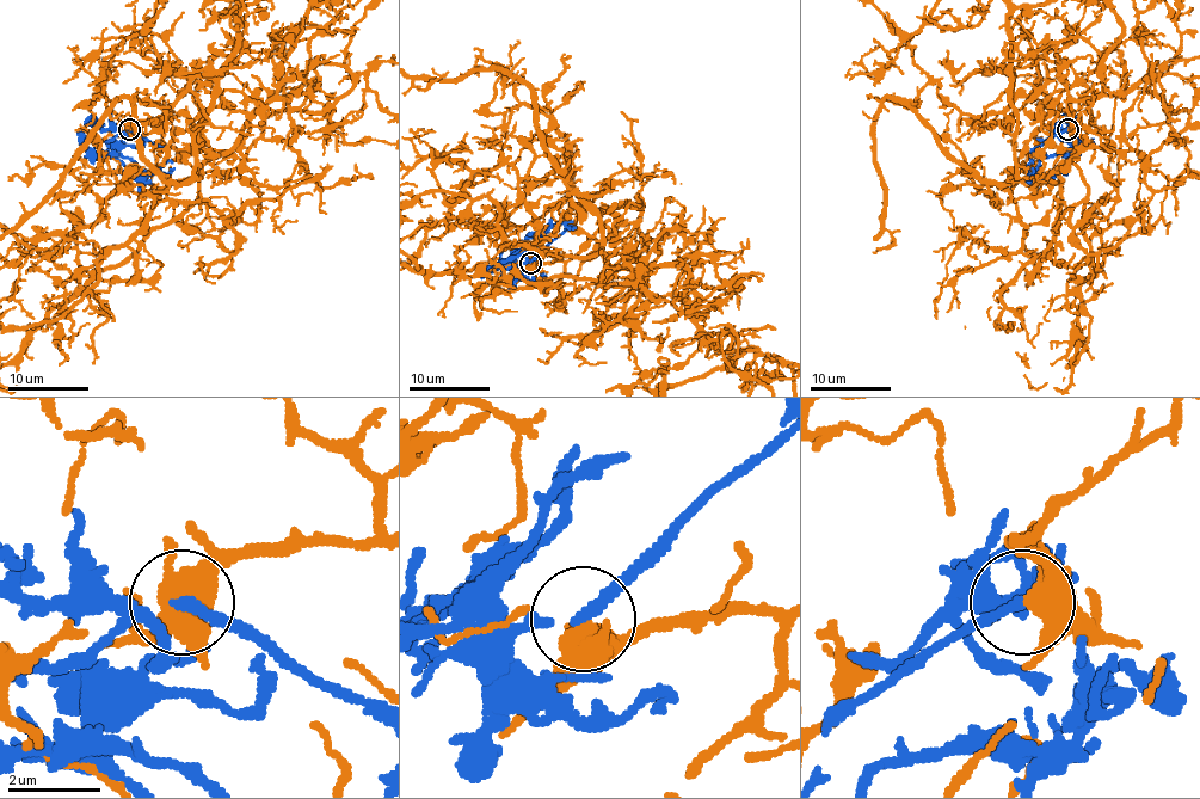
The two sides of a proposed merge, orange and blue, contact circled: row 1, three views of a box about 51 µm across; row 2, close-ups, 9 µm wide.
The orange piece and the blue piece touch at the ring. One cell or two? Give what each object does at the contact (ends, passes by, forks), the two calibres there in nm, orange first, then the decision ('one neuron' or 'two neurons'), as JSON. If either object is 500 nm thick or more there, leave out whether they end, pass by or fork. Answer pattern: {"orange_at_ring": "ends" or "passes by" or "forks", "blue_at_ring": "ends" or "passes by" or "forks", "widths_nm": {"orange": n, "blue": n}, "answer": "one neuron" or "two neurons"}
{"orange_at_ring": "forks", "blue_at_ring": "passes by", "widths_nm": {"orange": 440, "blue": 160}, "answer": "two neurons"}

